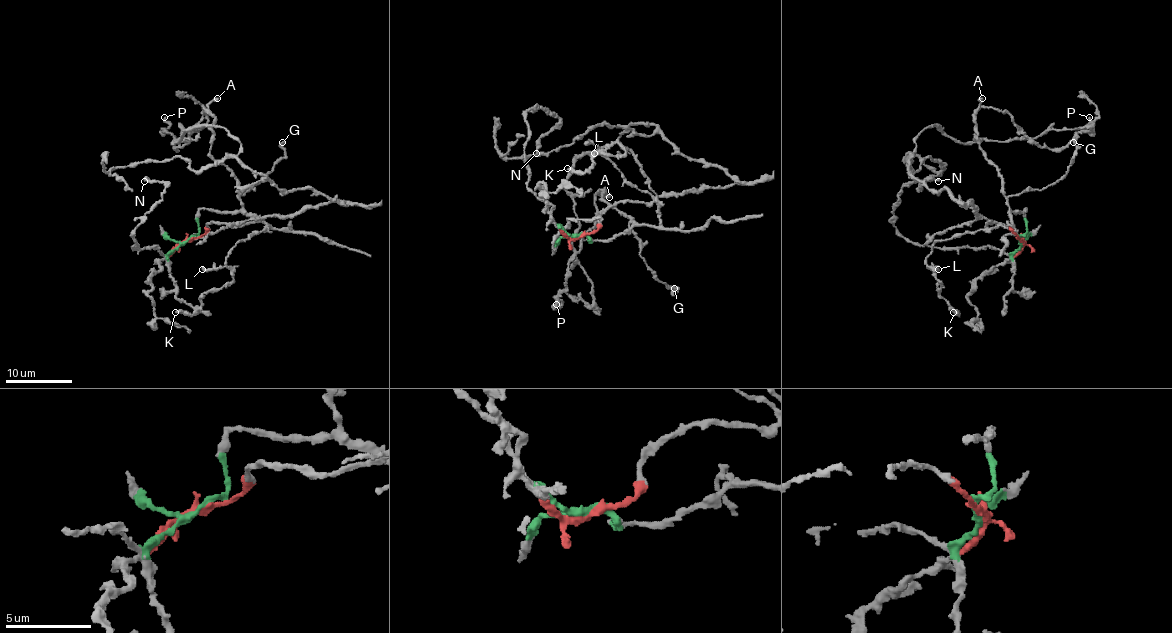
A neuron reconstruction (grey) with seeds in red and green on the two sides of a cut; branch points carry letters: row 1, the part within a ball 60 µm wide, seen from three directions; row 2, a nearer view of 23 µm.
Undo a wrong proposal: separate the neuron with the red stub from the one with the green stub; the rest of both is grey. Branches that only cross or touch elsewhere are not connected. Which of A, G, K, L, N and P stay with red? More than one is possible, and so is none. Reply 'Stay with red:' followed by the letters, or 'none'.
Stay with red: none

